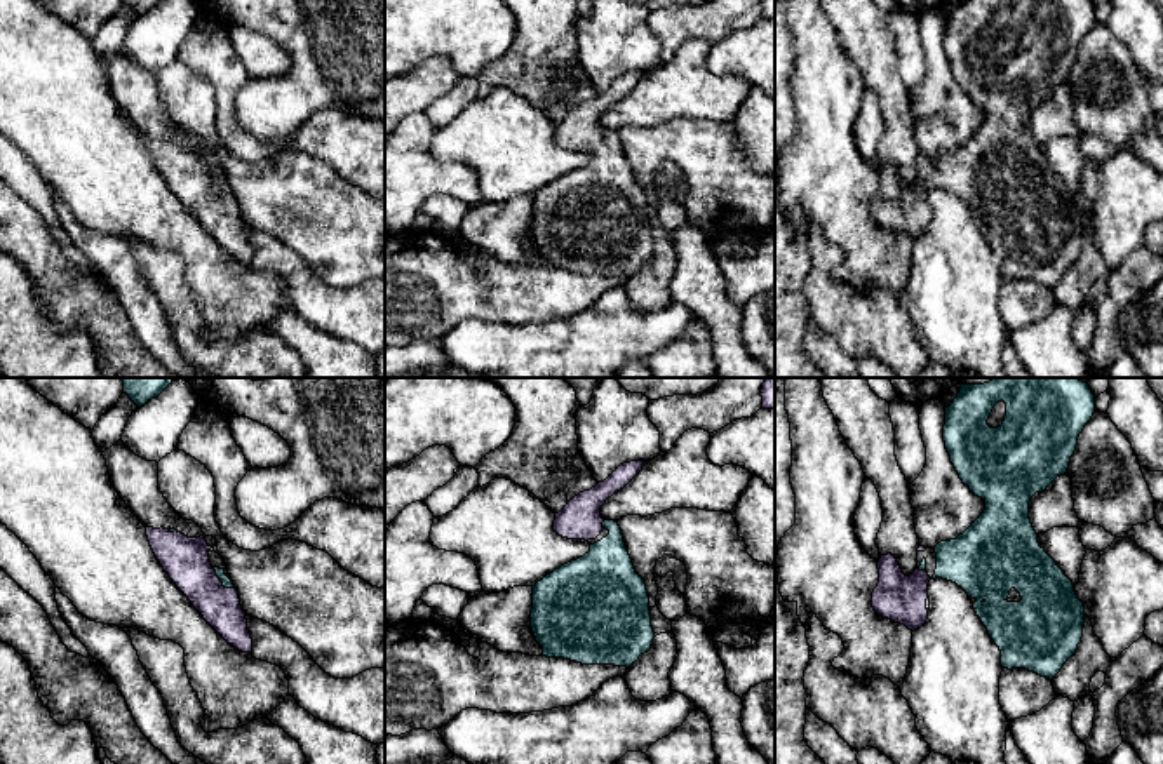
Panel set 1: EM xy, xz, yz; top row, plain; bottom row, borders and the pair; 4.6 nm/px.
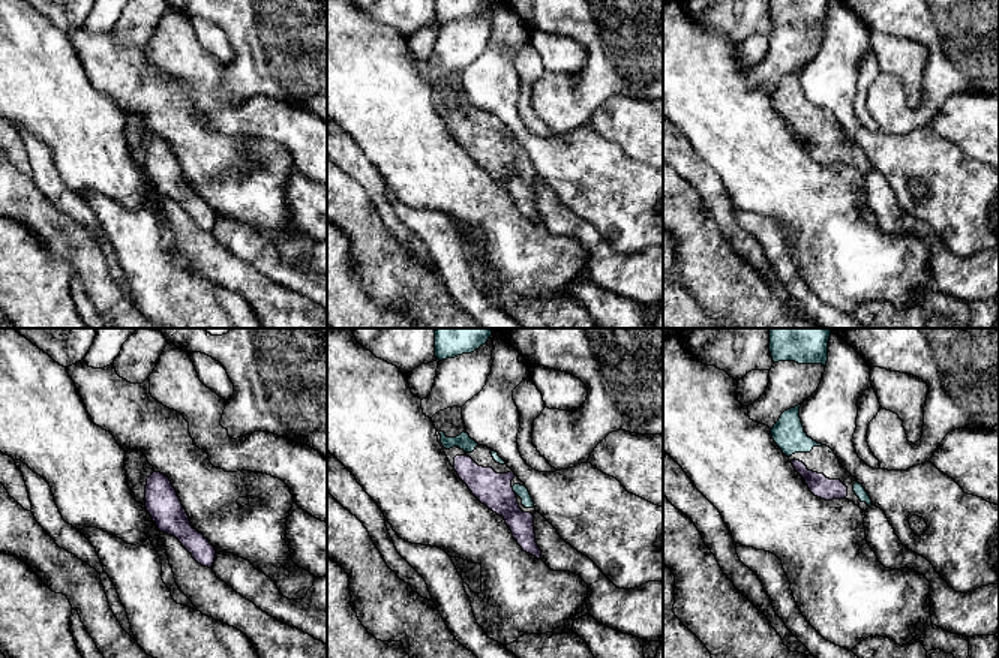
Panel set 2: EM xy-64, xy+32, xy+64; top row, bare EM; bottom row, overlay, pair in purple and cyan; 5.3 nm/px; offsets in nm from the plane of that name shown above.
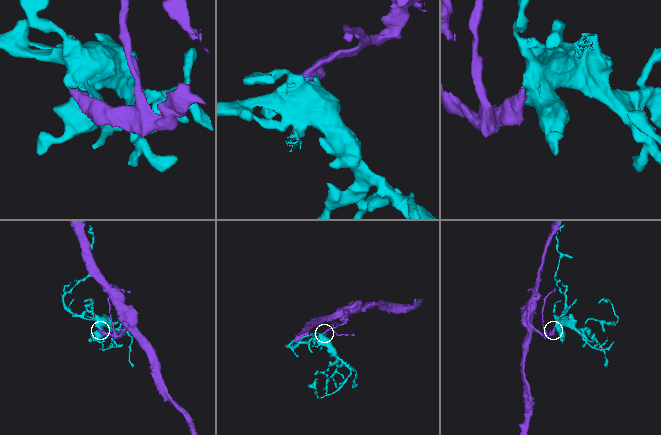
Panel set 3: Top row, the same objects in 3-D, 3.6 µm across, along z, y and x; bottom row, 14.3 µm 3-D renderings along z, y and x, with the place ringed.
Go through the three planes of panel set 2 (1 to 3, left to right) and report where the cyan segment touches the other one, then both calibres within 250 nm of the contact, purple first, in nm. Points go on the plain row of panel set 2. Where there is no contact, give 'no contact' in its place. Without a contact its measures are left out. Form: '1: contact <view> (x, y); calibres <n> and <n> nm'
1: no contact
2: contact xy+32 (512, 155); calibres 180 and 70 nm
3: no contact

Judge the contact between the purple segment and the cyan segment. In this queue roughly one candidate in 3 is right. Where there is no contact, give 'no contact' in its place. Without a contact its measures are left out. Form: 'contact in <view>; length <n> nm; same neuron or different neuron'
contact in xy; length 150 nm; same neuron

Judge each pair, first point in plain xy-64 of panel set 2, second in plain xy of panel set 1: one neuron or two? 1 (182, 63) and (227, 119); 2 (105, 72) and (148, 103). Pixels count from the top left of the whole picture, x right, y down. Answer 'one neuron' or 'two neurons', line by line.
1: one neuron
2: one neuron

